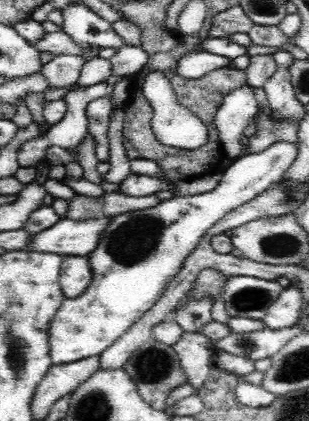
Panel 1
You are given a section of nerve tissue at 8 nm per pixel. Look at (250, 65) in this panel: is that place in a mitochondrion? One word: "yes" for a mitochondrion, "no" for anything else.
no

